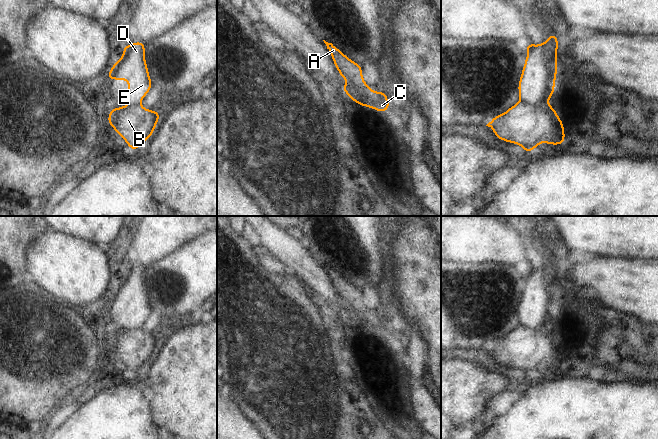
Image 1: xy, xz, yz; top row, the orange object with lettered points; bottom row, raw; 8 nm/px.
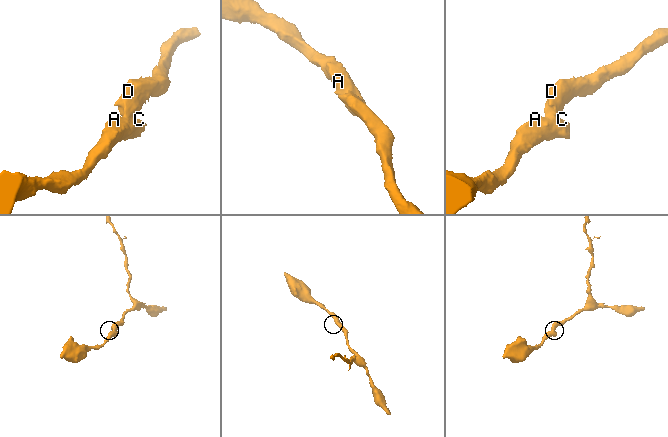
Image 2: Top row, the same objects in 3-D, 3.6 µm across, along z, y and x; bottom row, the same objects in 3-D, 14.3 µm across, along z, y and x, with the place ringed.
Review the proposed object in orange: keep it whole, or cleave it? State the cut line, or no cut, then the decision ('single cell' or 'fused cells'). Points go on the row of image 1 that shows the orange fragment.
cut yz (520, 100), (532, 105), (547, 104); fused cells

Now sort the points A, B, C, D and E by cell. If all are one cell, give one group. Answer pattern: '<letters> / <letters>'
A B C / D E

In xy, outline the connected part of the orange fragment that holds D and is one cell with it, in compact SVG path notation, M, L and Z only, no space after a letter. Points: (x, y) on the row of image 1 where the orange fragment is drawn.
M145 43L125 45L123 56L111 67L107 79L128 81L128 104L139 106L153 87L145 59Z

